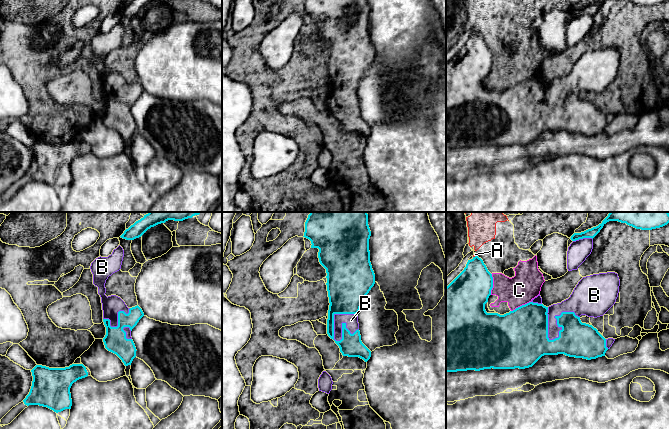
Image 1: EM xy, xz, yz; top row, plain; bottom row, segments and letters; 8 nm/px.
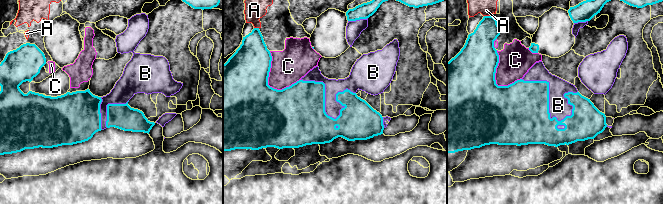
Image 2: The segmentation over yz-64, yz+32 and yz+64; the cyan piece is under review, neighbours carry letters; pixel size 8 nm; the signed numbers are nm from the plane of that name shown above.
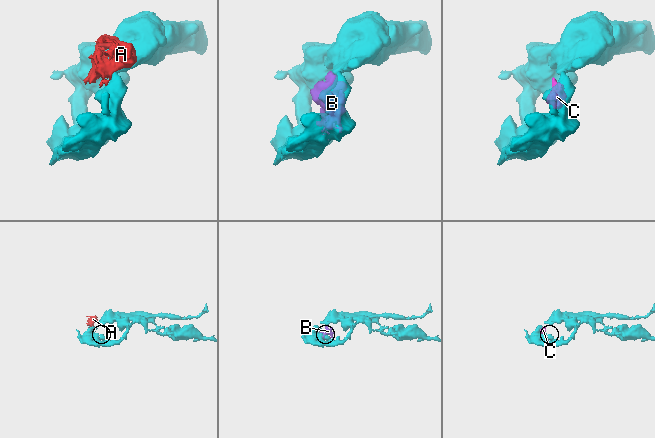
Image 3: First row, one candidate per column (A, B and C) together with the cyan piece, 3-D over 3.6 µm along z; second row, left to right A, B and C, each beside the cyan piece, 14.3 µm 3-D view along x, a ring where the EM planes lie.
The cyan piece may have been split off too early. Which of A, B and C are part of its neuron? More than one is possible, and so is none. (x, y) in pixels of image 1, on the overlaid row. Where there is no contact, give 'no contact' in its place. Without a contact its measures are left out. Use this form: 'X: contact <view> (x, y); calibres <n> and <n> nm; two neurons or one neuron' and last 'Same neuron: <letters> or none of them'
A: contact yz (475, 256); calibres 300 and 20 nm; two neurons
B: contact yz (557, 320); calibres 340 and 200 nm; one neuron
C: contact yz (492, 284); calibres 340 and 240 nm; two neurons
Same neuron: B

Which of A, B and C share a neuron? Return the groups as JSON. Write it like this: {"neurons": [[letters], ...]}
{"neurons": [["A", "C"], ["B"]]}

